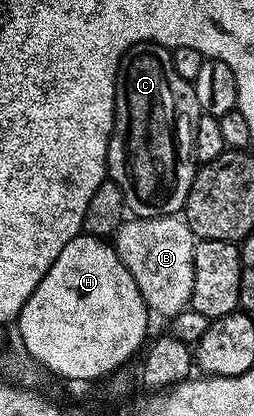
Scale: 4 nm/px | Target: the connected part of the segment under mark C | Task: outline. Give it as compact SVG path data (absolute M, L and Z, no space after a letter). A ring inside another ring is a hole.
M137 43L120 61L112 102L114 132L110 134L106 169L123 191L125 206L140 219L178 215L186 206L196 172L194 125L200 112L193 82L176 73L171 48Z

